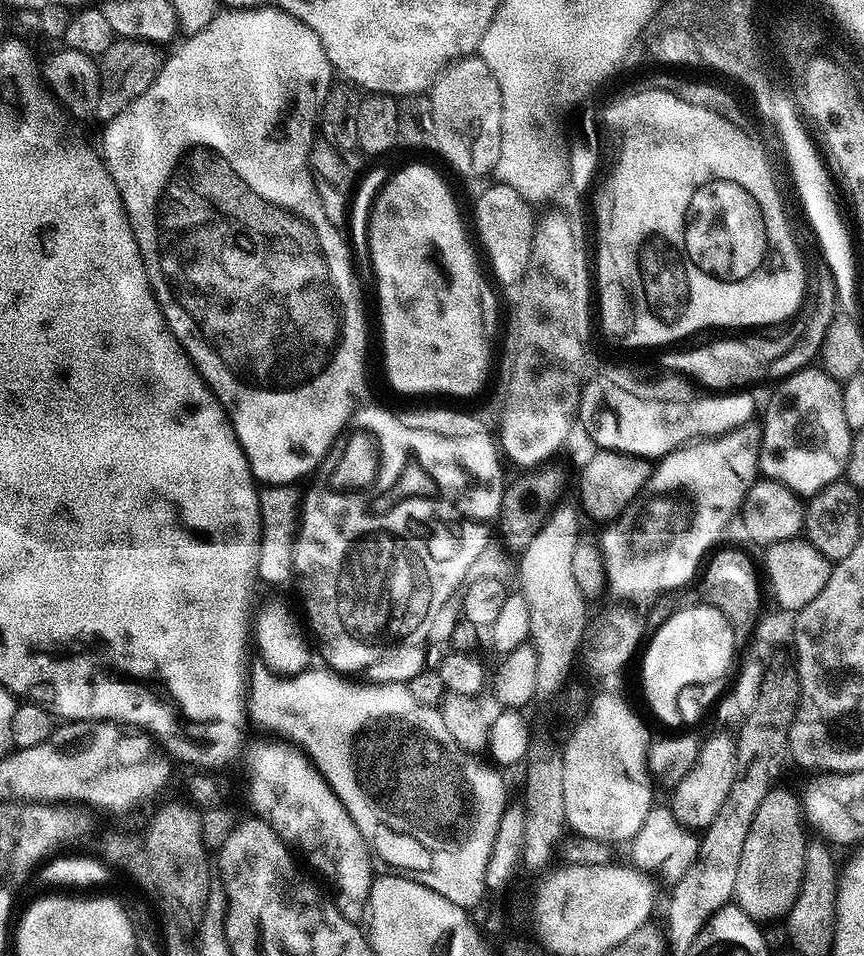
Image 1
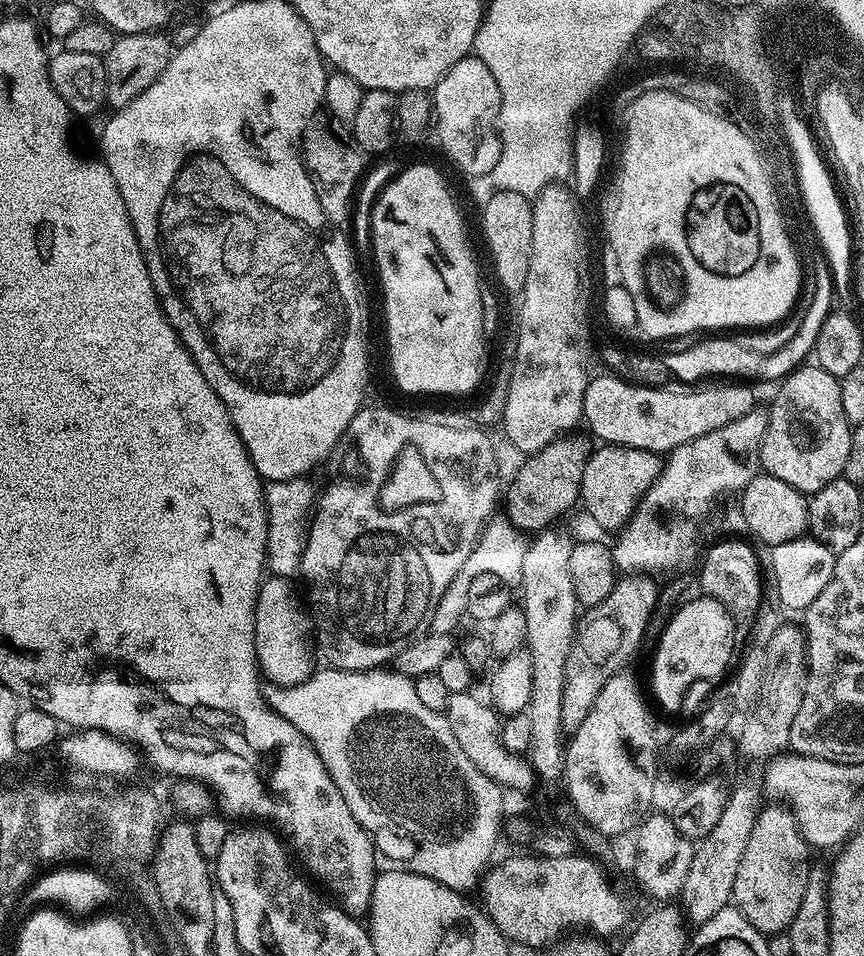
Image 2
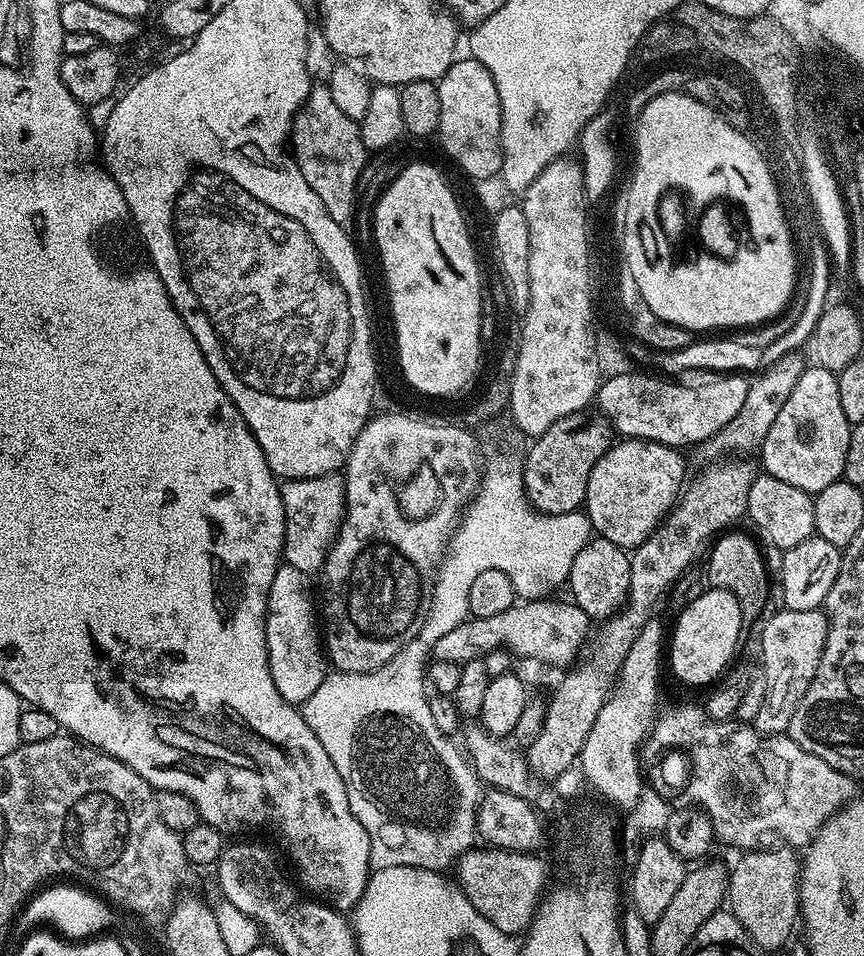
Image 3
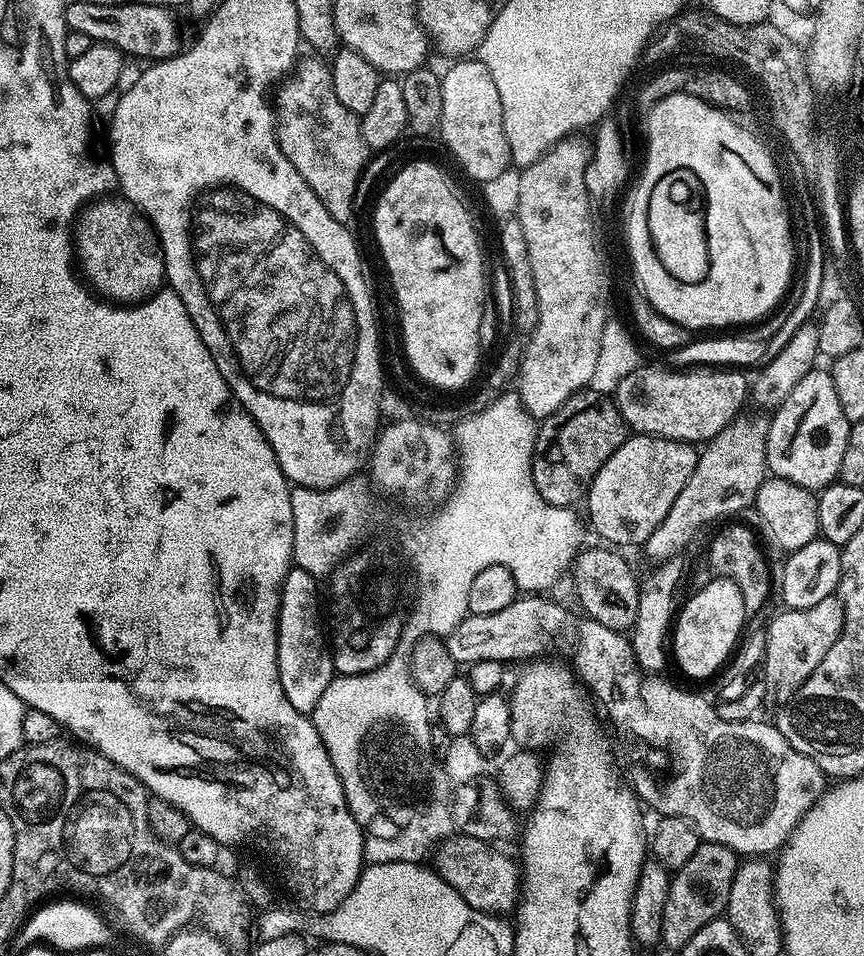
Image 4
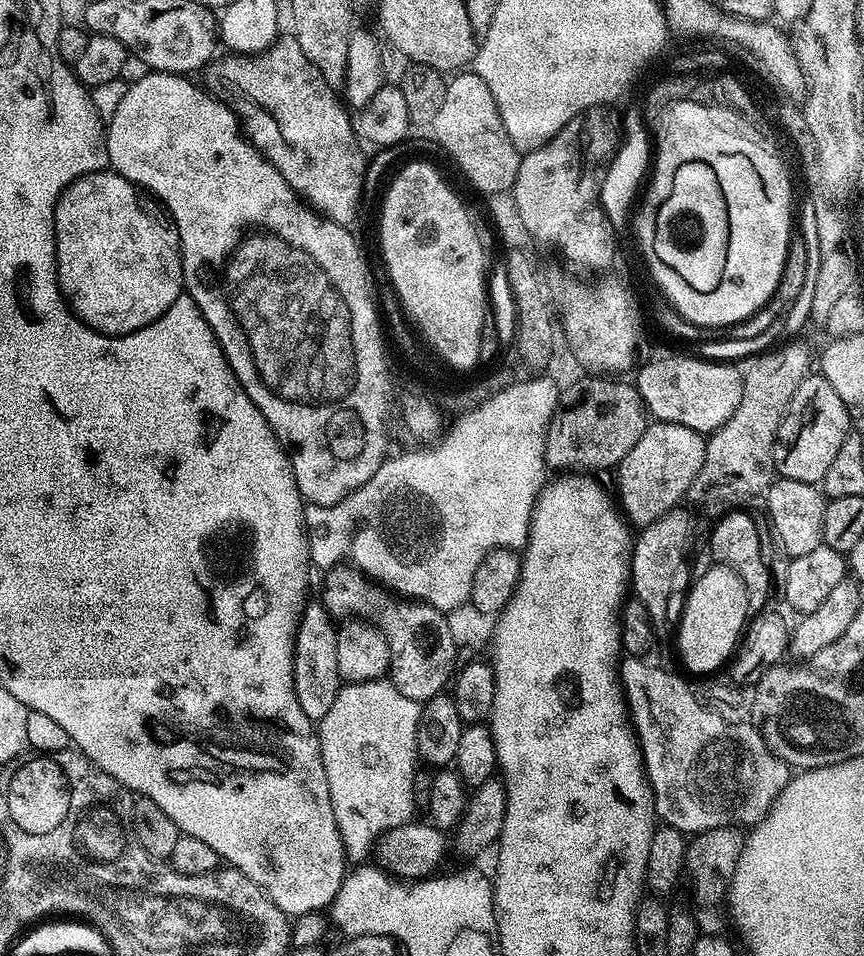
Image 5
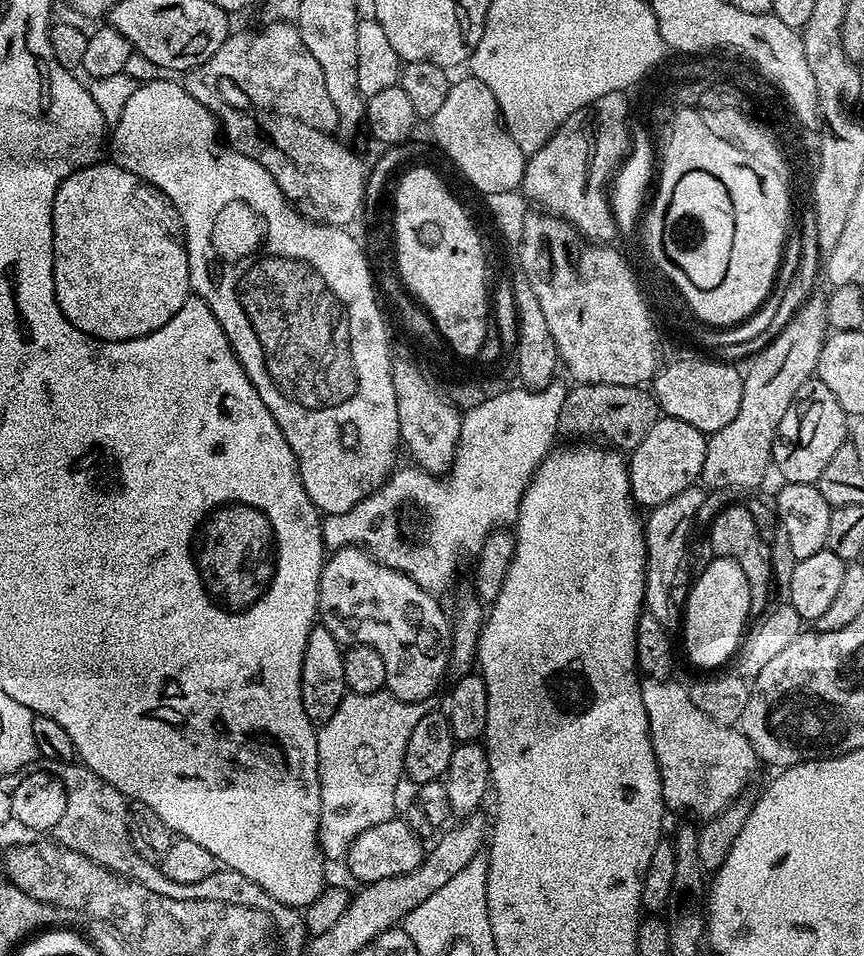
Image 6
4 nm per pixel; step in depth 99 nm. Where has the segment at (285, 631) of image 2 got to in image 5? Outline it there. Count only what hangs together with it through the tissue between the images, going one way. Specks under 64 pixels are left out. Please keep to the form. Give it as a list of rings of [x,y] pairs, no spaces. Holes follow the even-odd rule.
[[[309,599],[305,603],[303,614],[300,615],[300,624],[296,627],[292,673],[294,690],[298,694],[298,706],[302,706],[302,714],[306,714],[306,718],[310,718],[313,722],[326,718],[330,706],[334,706],[334,698],[338,698],[342,687],[338,674],[336,630],[337,625],[323,603],[319,599]]]

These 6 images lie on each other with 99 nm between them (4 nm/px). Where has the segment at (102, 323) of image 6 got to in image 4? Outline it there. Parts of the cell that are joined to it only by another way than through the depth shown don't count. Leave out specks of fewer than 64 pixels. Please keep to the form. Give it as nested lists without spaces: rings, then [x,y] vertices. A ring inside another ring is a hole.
[[[100,198],[95,202],[89,203],[87,207],[79,213],[78,219],[74,224],[74,256],[78,261],[79,271],[84,271],[83,279],[90,285],[91,291],[97,297],[103,298],[105,301],[111,302],[116,306],[136,306],[143,301],[151,299],[157,292],[165,287],[166,277],[164,274],[164,251],[160,248],[160,240],[156,237],[156,229],[152,227],[152,223],[148,221],[147,216],[144,215],[140,209],[136,208],[126,199],[117,198],[117,200],[108,200],[112,198]]]

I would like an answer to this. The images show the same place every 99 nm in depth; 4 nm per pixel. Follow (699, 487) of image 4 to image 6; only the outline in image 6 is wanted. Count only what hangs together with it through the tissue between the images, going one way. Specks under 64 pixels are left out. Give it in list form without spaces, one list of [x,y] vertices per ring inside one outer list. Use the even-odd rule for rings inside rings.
[[[814,294],[812,297],[809,298],[808,301],[805,302],[805,304],[802,305],[802,307],[798,310],[798,314],[794,314],[794,318],[790,318],[790,322],[786,326],[786,330],[782,330],[782,334],[778,334],[778,338],[774,338],[774,342],[770,342],[770,346],[766,346],[766,350],[762,350],[758,353],[758,355],[751,357],[747,361],[746,367],[743,369],[742,375],[744,378],[744,393],[742,394],[742,406],[738,410],[738,414],[734,418],[734,422],[730,422],[726,426],[722,426],[722,430],[718,430],[717,432],[711,433],[711,435],[708,436],[708,445],[706,446],[706,462],[702,466],[702,474],[700,475],[700,480],[702,481],[703,487],[705,489],[711,490],[711,488],[756,488],[759,486],[760,483],[764,480],[764,475],[767,474],[768,468],[770,472],[770,465],[772,464],[772,443],[774,442],[774,438],[776,437],[776,431],[778,430],[778,422],[782,422],[782,414],[786,414],[786,410],[790,410],[790,402],[794,398],[794,394],[798,390],[798,386],[802,386],[806,381],[813,379],[814,373],[816,371],[816,363],[818,362],[818,354],[822,354],[822,346],[824,345],[825,339],[826,339],[826,333],[829,331],[828,327],[828,318],[826,314],[826,308],[828,306],[828,301],[825,299],[823,295],[820,296],[820,294]]]

